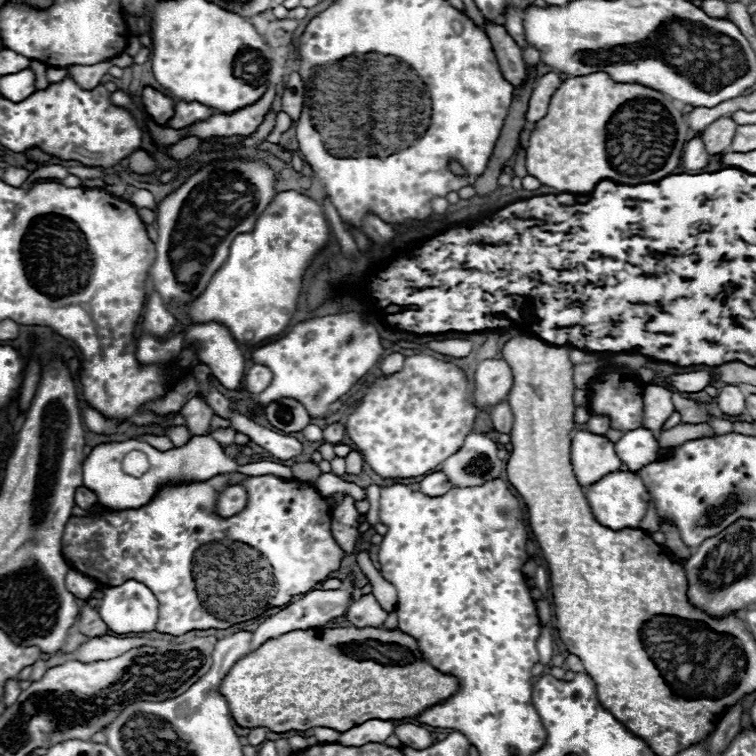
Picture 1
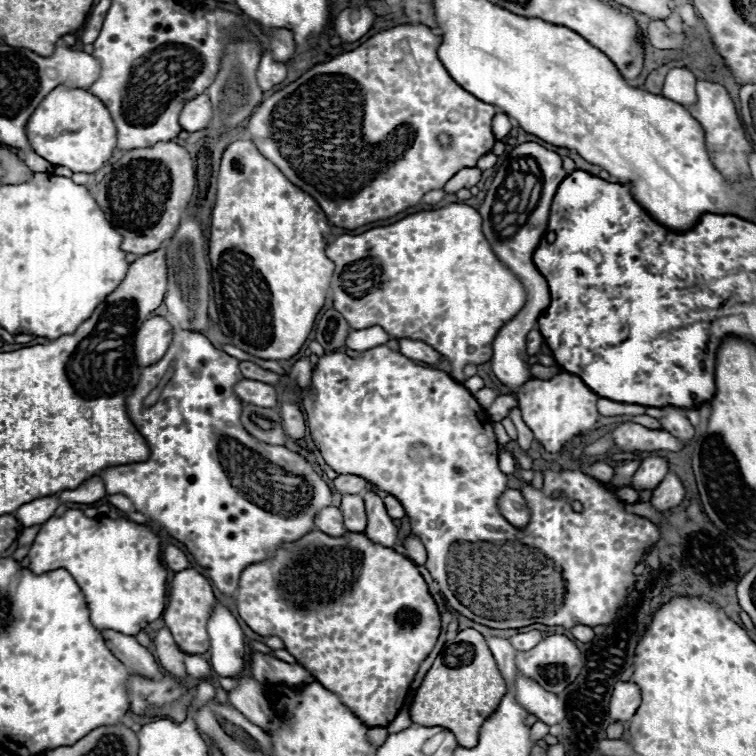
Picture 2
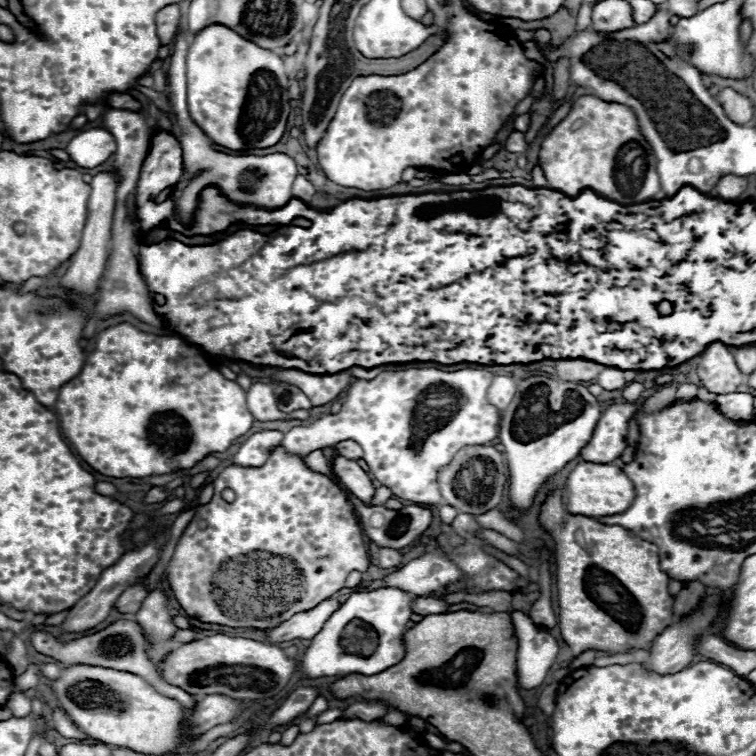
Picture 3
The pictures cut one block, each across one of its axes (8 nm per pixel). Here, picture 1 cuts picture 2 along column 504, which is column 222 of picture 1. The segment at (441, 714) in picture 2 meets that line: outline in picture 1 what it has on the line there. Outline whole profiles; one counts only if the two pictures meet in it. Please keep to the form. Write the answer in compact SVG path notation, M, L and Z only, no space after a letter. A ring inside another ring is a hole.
M312 628L312 630L296 630L290 634L284 634L282 638L272 638L270 642L262 644L256 652L250 652L248 656L244 656L242 660L238 660L230 674L226 674L222 686L222 696L230 702L230 714L236 720L238 726L242 728L250 728L250 726L266 726L272 732L288 732L288 730L308 730L314 726L328 726L334 728L338 732L350 730L358 724L364 724L366 720L406 720L406 718L418 718L426 708L444 702L446 698L454 696L458 692L458 678L444 674L440 670L436 670L430 662L426 662L420 654L418 648L418 640L412 638L410 634L404 634L400 630L382 630L382 628Z

